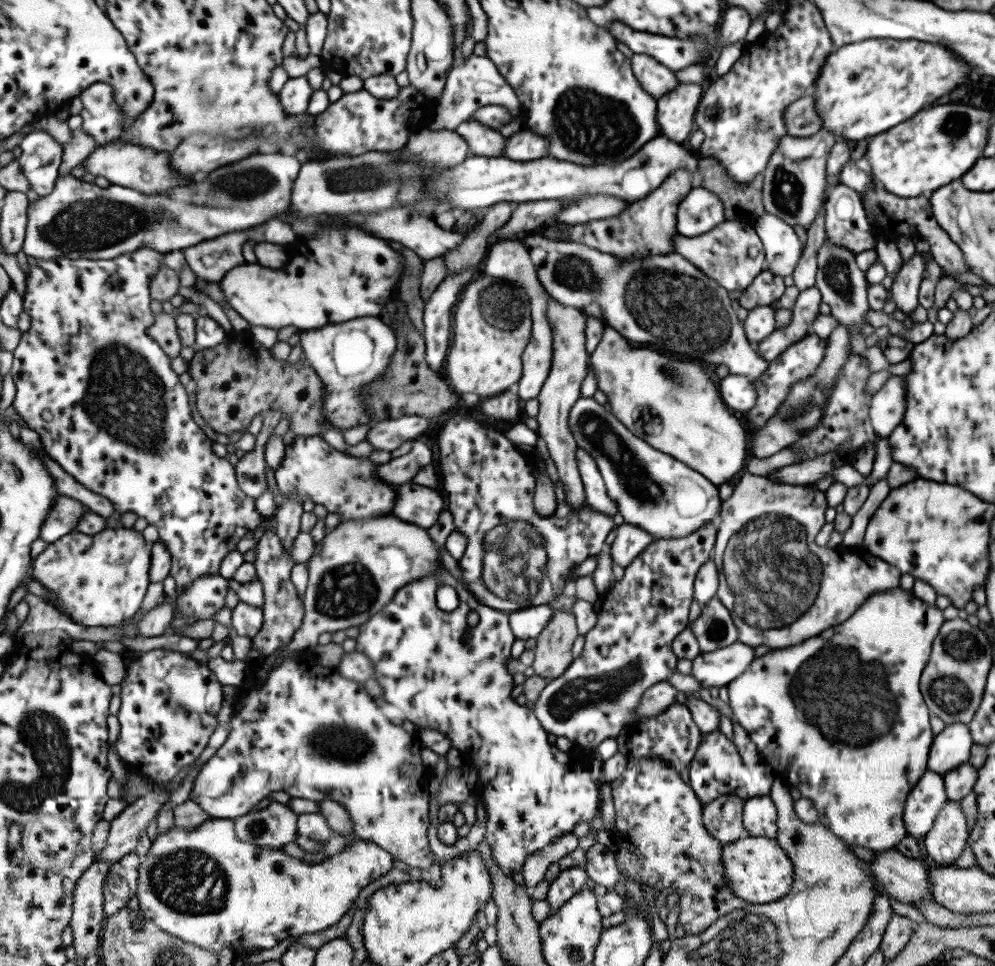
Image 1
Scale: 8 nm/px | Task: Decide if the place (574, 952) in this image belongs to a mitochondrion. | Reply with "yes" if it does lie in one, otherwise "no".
no

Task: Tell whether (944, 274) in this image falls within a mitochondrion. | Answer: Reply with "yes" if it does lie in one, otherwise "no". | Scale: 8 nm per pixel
no

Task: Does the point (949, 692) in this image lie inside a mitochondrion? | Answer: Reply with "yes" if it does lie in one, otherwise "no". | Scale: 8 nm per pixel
yes

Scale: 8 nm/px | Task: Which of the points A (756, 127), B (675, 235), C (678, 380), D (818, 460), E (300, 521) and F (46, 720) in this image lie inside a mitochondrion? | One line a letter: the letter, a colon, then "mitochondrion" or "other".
A: mitochondrion
B: other
C: mitochondrion
D: other
E: other
F: mitochondrion

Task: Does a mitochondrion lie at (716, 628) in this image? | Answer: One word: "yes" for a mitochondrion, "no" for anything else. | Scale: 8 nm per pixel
yes

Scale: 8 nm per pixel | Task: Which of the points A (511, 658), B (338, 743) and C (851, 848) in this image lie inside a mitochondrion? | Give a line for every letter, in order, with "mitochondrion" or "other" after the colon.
A: other
B: mitochondrion
C: other

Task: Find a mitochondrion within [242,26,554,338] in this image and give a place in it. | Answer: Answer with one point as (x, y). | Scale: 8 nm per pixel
(350, 176)

